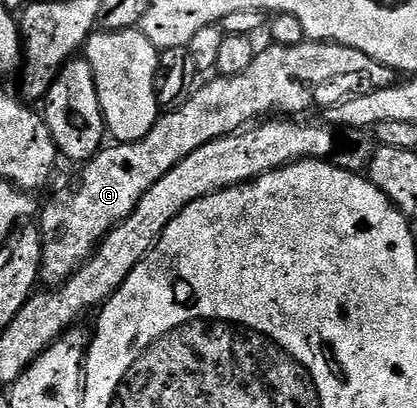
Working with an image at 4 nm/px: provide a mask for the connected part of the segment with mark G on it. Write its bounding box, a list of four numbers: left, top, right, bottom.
[41,41,400,289]

